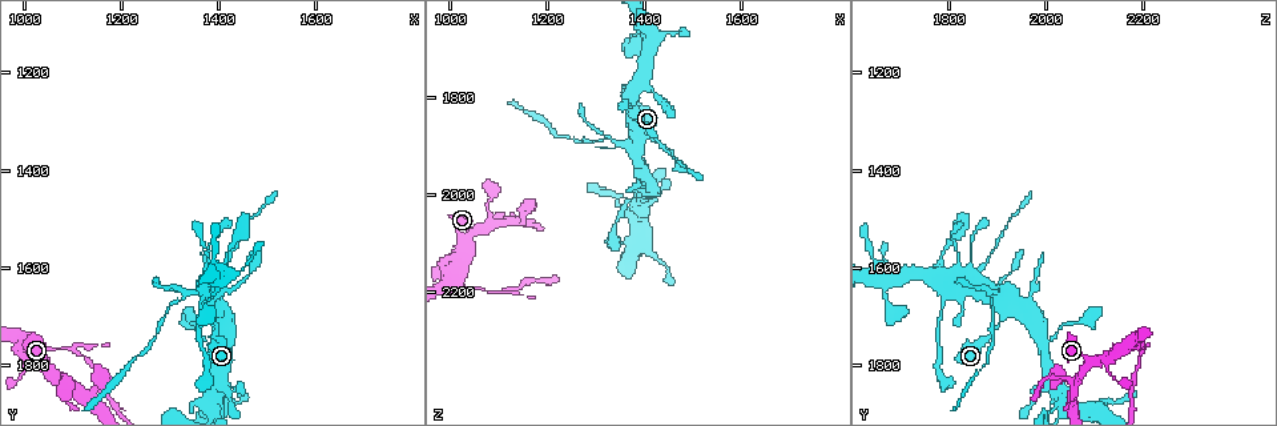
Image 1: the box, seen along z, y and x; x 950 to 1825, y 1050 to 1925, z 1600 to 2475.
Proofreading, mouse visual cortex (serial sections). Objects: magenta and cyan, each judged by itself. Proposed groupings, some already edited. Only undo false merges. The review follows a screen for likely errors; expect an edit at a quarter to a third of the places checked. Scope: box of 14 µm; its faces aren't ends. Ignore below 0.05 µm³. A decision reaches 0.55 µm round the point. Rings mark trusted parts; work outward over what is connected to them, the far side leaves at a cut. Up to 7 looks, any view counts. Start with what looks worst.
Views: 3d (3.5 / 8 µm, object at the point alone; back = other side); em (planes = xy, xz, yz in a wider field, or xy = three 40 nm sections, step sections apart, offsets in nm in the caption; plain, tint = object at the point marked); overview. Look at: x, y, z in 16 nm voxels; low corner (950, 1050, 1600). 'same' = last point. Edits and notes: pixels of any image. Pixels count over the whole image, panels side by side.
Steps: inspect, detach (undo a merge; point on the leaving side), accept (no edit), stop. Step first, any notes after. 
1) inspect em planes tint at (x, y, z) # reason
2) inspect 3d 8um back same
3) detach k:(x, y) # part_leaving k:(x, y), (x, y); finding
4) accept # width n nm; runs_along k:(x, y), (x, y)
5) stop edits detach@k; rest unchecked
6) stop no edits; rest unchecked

inspect 3d 8um at (1300, 1680, 1895) # thin neck

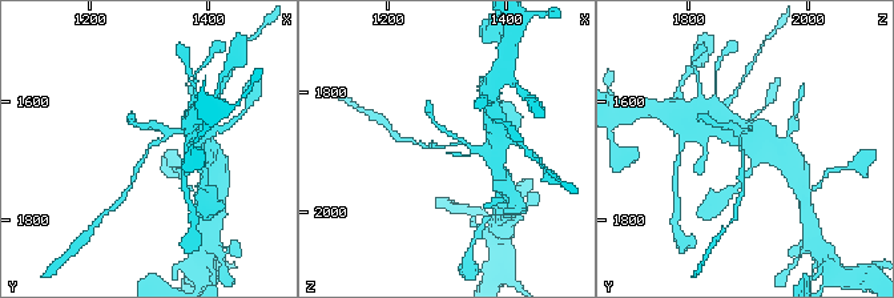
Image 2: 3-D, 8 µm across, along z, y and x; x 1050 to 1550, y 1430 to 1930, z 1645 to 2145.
inspect em xy step 5 tint at (1305, 1675, 1895) # arm_widths 200, 200 nm; now the EM

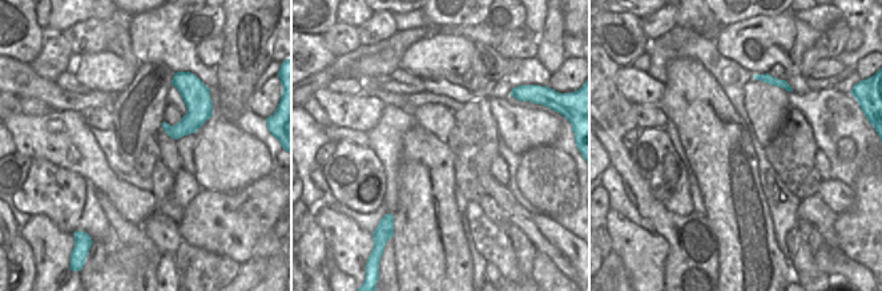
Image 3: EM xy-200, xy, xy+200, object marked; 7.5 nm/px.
detach 2:(147, 150) # a second cell is stuck on

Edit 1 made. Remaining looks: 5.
inspect overview # redraw

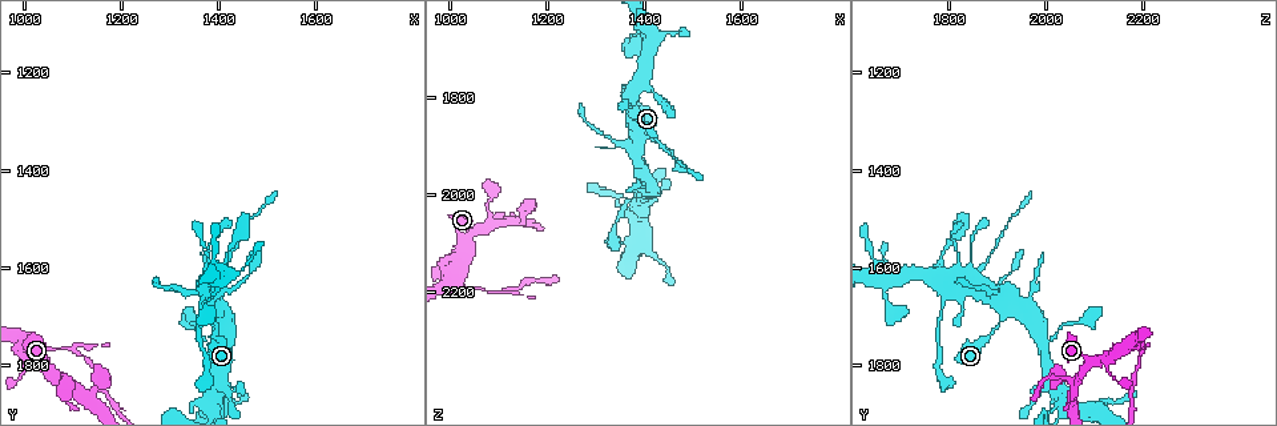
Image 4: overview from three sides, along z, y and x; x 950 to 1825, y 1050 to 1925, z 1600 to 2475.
inspect 3d 8um at (1130, 1855, 2060) # a fork

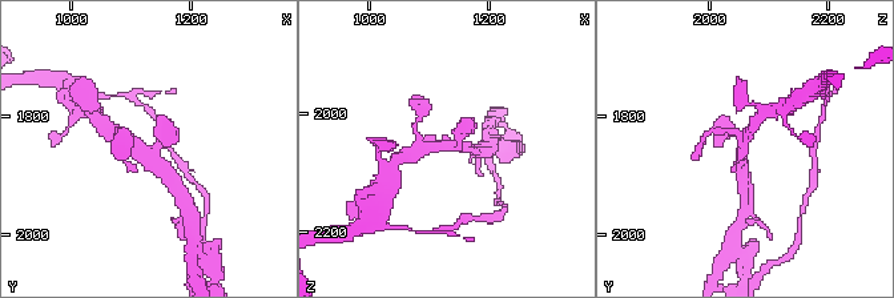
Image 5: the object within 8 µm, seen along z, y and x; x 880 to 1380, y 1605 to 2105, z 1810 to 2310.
inspect em xy step 3 tint at (1130, 1855, 2055)

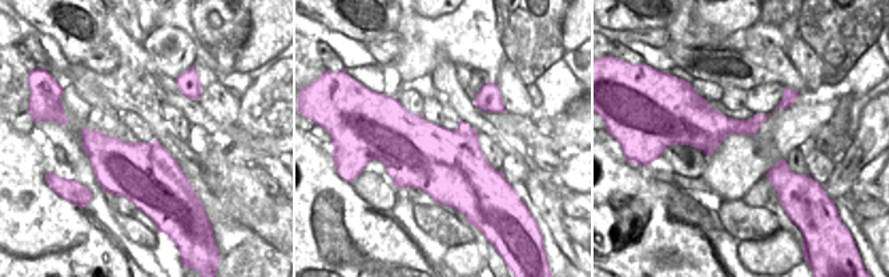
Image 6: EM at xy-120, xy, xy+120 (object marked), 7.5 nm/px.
accept # arm_widths 200, 300, 400 nm; runs_along 5:(414, 152), (456, 149), (462, 132); continuous, no second cell

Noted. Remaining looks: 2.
stop edits detach@2; rest unchecked

